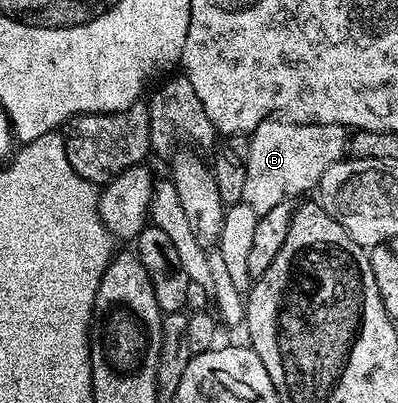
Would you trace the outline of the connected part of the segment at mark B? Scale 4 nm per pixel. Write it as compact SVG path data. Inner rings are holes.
M271 118L260 122L260 126L249 133L248 139L248 175L244 181L242 203L252 206L252 210L259 214L280 206L280 202L295 198L309 188L311 191L320 182L324 170L343 159L348 152L348 132L341 124L304 124L289 118Z

